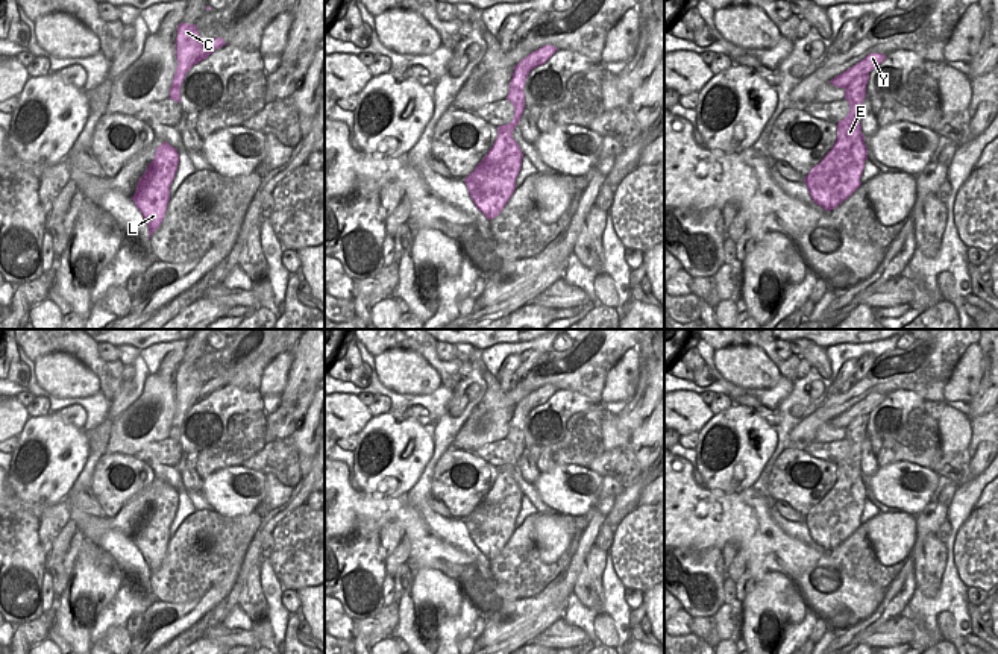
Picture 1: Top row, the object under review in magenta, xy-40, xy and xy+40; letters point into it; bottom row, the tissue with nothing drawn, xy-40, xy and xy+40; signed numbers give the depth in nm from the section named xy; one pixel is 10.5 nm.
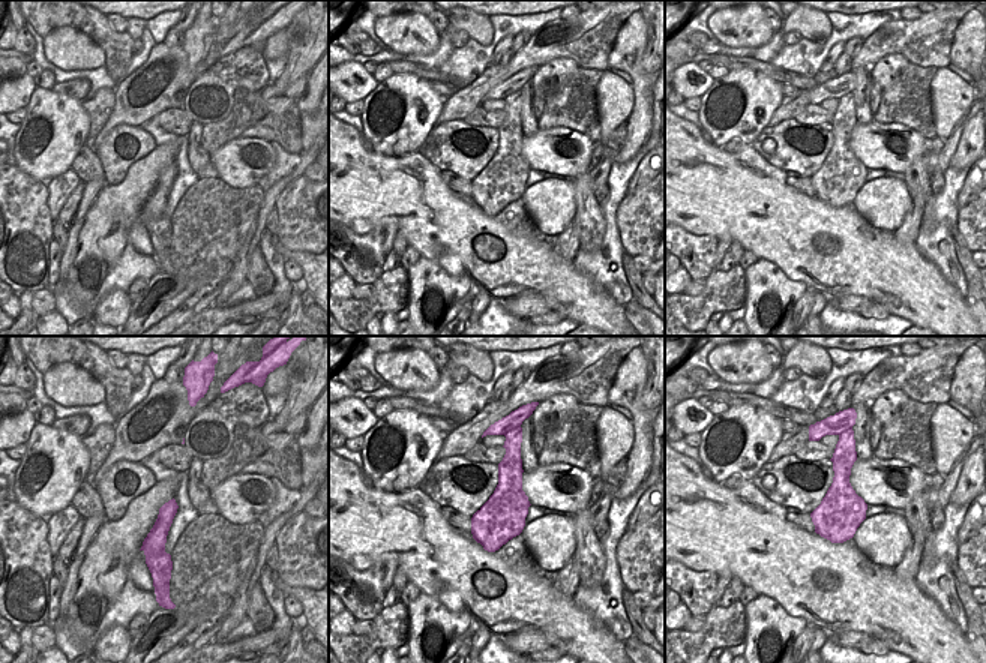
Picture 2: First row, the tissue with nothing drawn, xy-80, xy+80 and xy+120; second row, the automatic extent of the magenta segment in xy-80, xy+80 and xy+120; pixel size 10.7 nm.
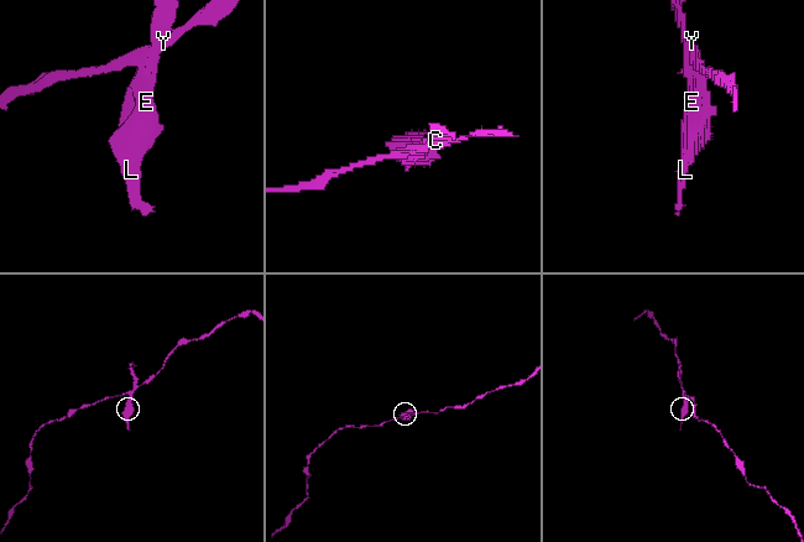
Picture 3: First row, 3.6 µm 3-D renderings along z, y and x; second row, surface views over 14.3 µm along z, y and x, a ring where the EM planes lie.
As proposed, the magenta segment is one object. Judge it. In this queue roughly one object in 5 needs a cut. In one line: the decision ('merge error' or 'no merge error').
merge error

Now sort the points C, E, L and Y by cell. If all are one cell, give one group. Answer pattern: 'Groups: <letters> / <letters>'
Groups: C E L / Y

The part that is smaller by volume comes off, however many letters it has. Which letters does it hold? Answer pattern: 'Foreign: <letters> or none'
Foreign: C, E, L

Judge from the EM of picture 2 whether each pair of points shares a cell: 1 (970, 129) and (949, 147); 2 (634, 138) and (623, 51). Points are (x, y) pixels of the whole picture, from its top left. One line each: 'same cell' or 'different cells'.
1: different cells
2: same cell

